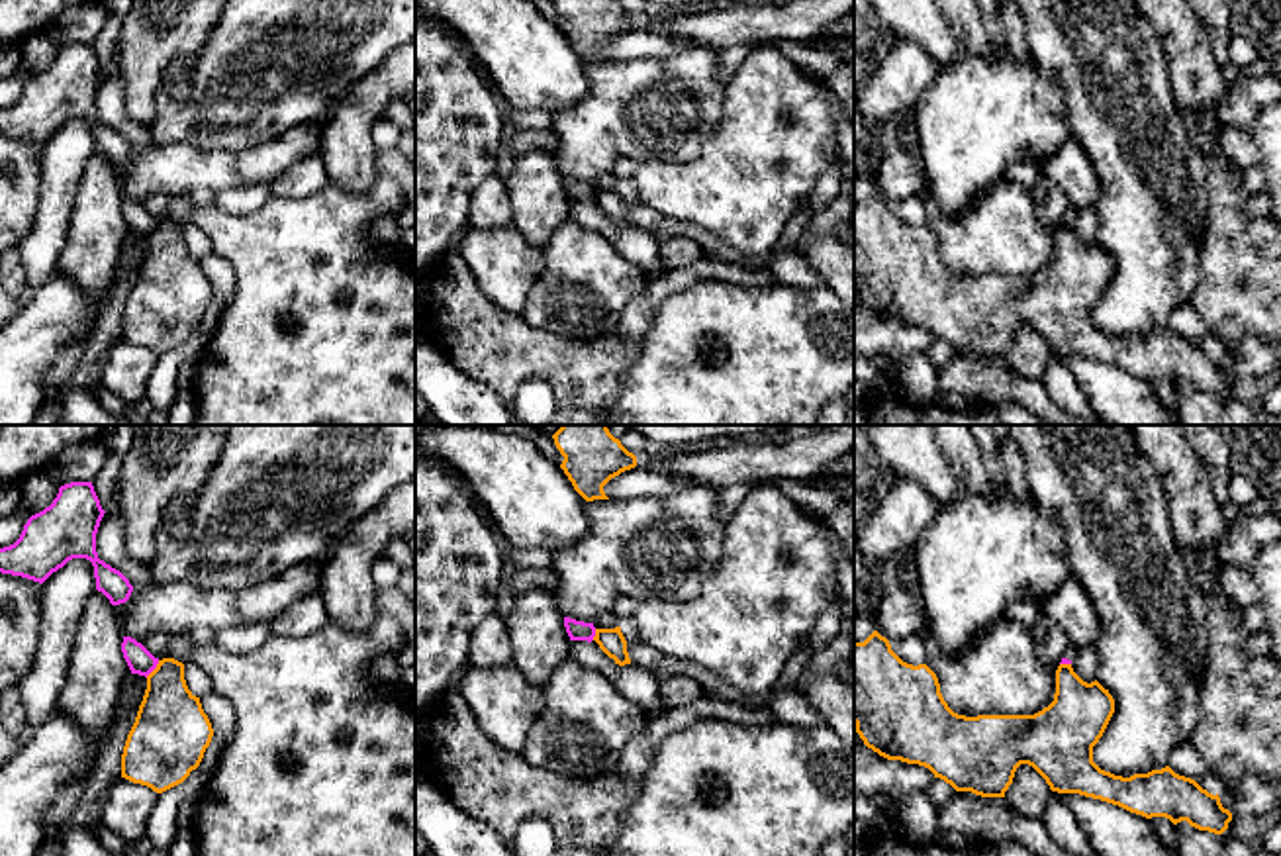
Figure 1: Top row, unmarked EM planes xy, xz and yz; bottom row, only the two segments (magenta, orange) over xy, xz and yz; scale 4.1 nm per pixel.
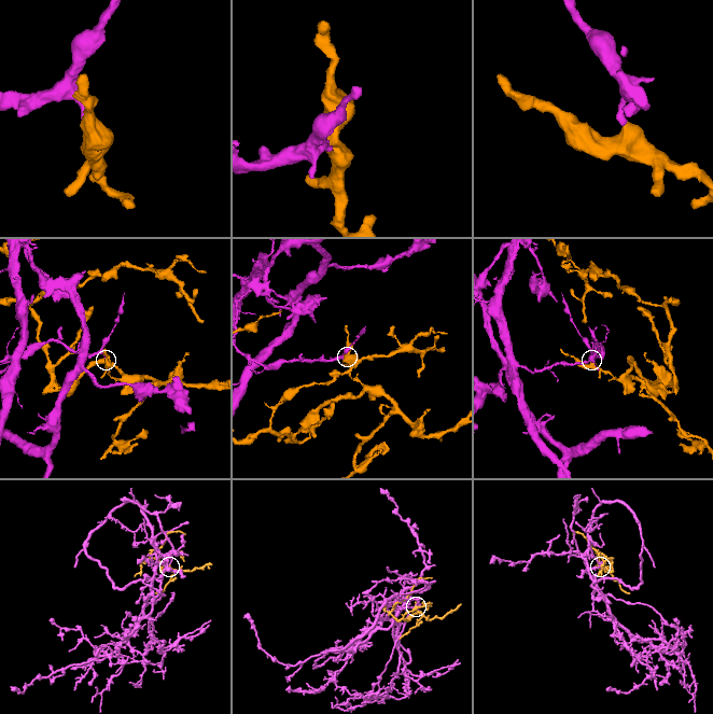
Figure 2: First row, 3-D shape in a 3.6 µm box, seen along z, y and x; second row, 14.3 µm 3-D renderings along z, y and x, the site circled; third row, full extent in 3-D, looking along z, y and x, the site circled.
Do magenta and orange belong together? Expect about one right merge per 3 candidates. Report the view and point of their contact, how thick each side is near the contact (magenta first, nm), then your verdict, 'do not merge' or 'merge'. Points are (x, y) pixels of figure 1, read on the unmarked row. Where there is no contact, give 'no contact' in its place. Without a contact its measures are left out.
contact xy (153, 230); calibres 110 and 300 nm; do not merge

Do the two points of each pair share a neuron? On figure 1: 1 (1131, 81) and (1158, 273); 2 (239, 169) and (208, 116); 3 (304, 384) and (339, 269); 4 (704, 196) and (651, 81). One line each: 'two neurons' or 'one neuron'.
1: one neuron
2: two neurons
3: one neuron
4: two neurons

